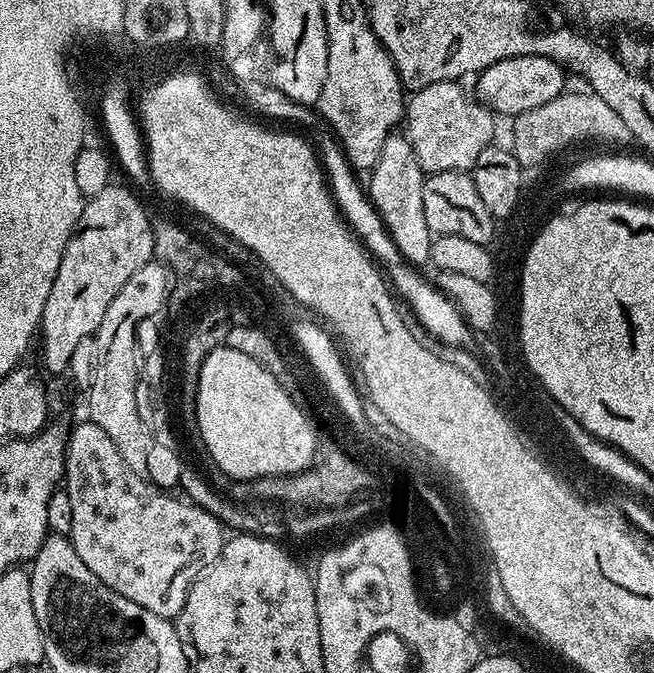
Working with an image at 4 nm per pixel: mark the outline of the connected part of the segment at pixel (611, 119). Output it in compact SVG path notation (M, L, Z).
M591 90L583 91L565 91L544 106L513 117L510 150L523 171L538 167L546 158L570 144L605 144L608 147L605 149L616 150L623 140L629 139L622 118L618 118L618 114L614 114L614 110L610 110L610 106L606 106L606 102L602 102L602 98L595 96Z

